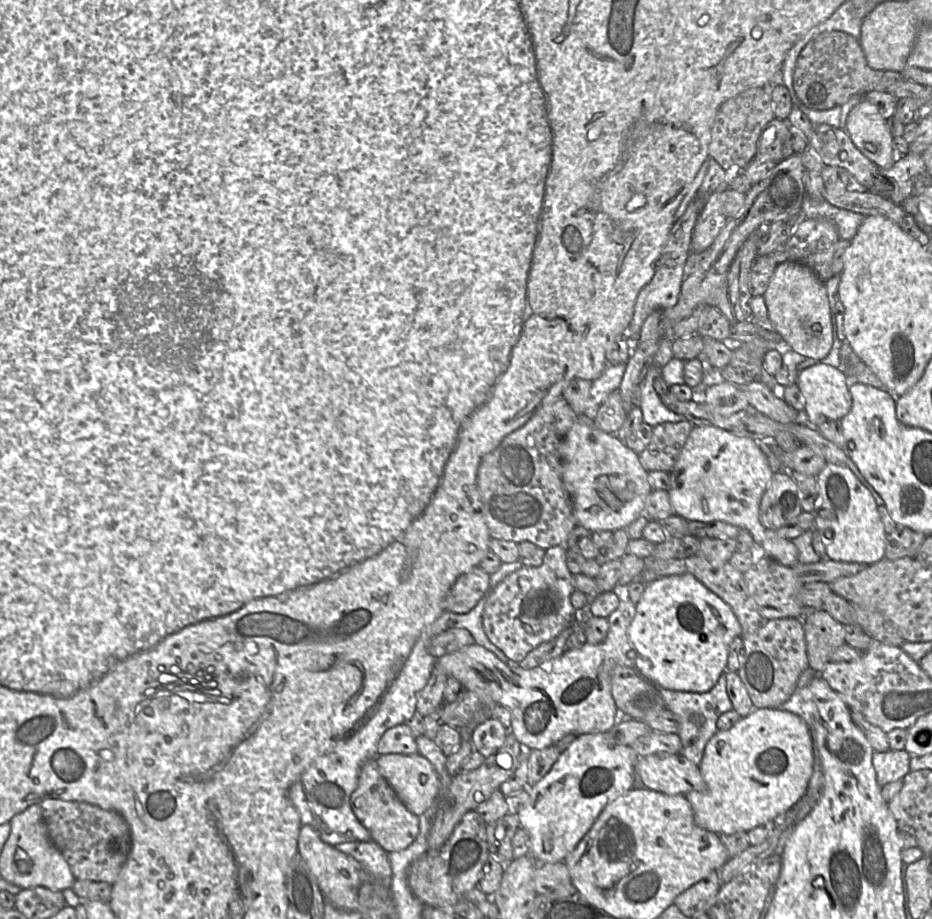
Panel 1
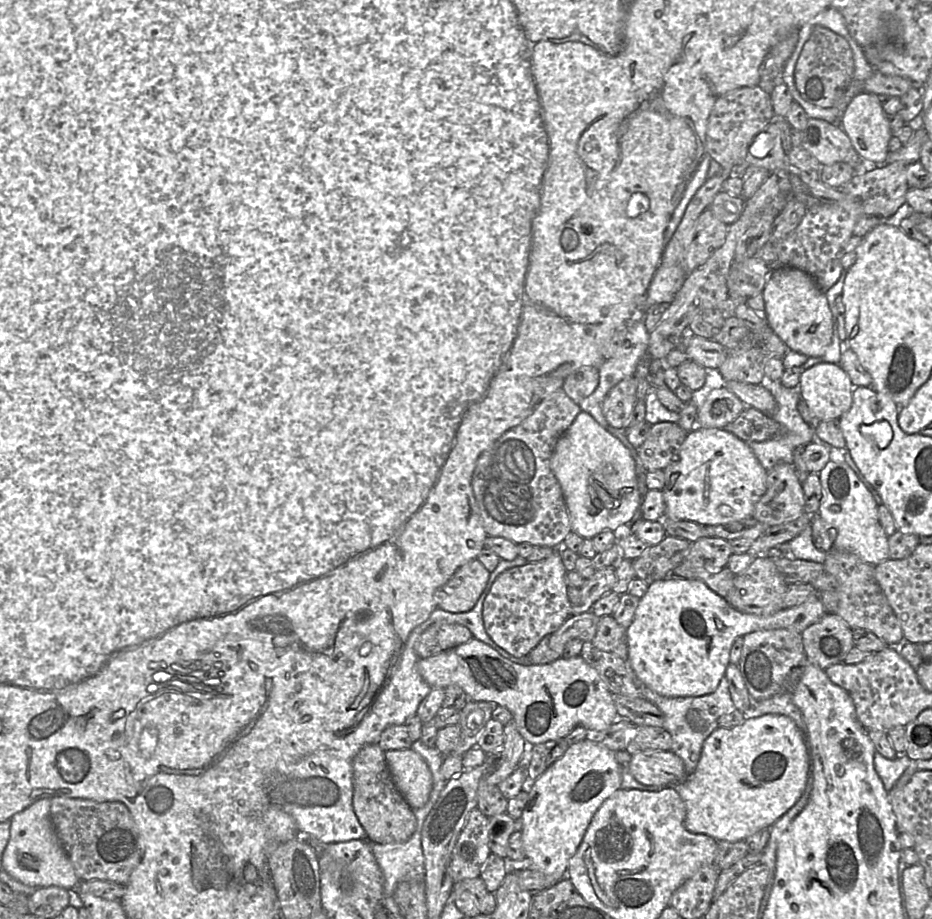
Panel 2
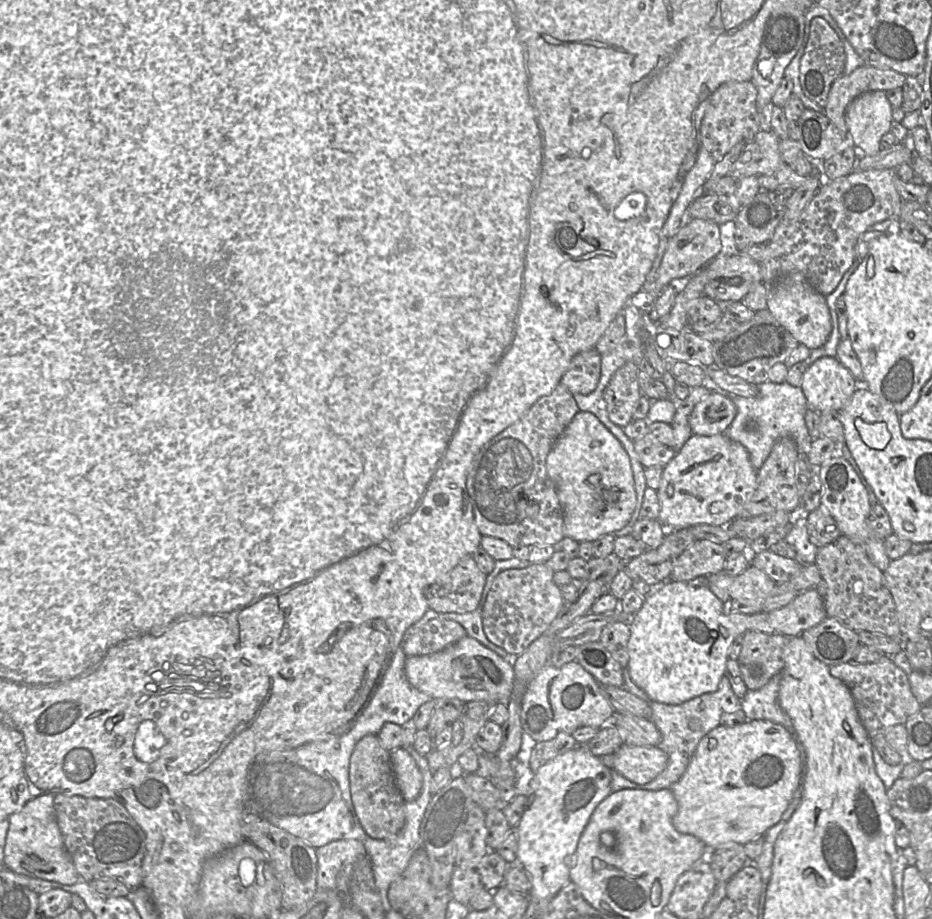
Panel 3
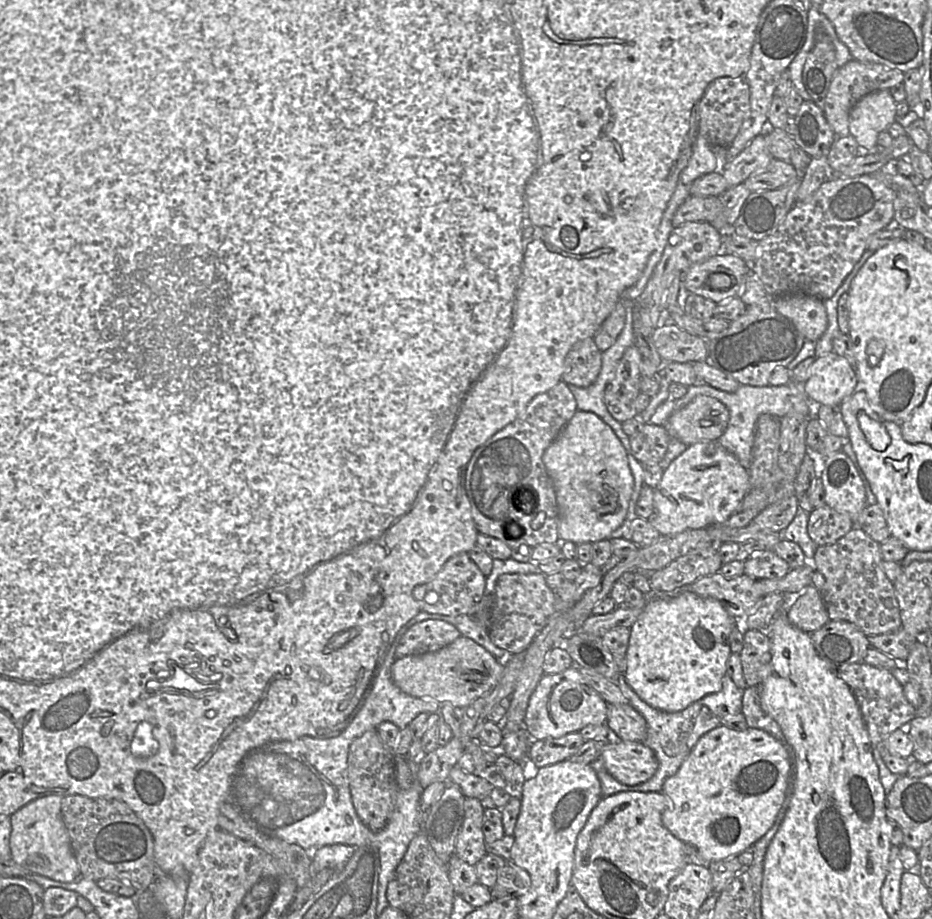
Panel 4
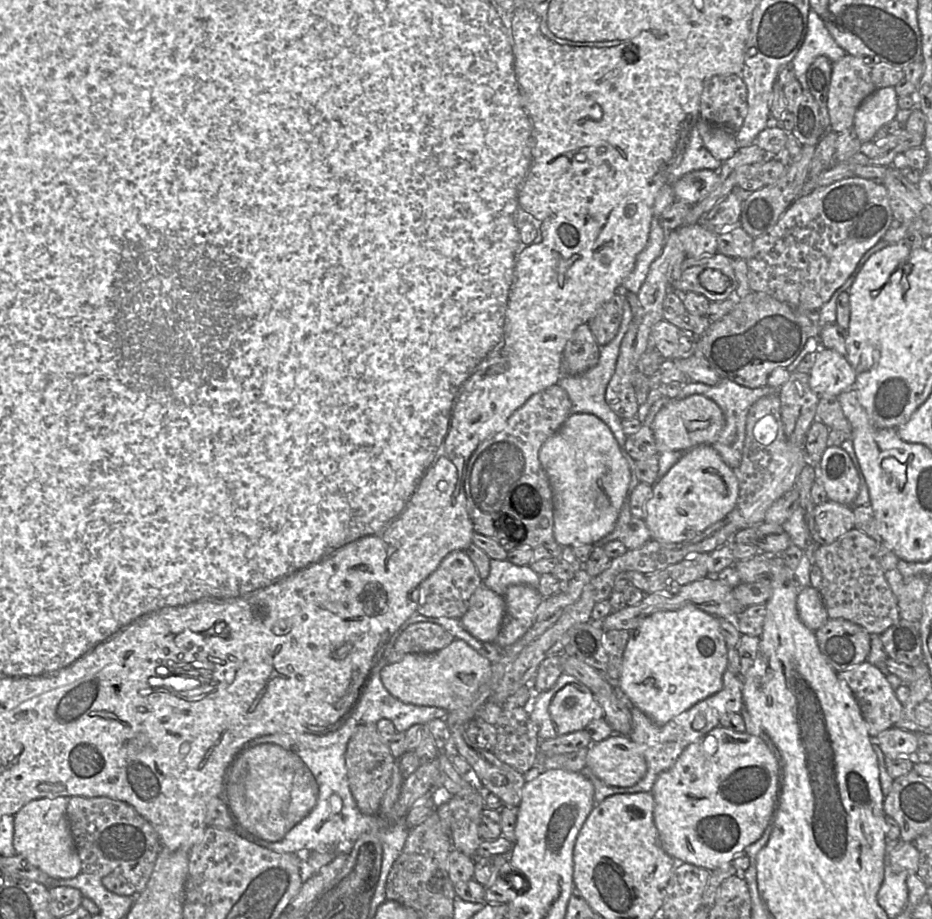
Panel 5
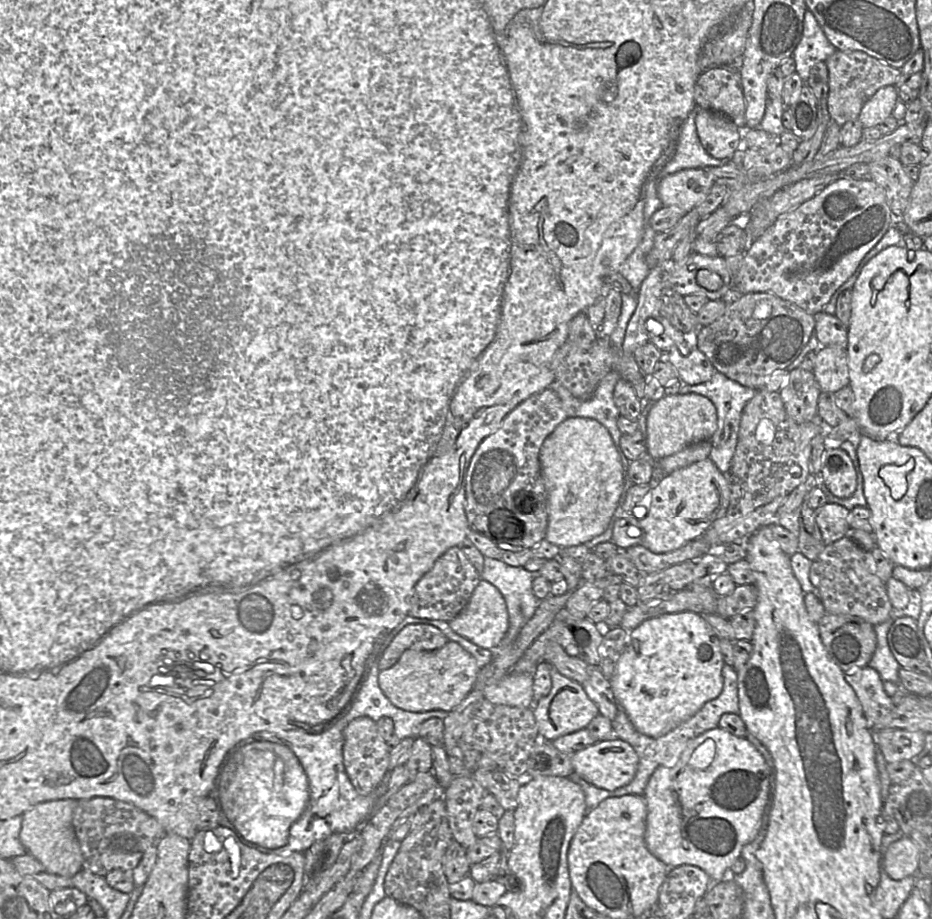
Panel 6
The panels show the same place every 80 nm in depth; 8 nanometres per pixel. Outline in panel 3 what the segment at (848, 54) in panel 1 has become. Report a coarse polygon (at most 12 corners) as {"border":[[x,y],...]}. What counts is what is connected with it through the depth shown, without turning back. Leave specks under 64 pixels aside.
{"border":[[812,20],[800,62],[804,94],[825,109],[844,74],[842,41]]}

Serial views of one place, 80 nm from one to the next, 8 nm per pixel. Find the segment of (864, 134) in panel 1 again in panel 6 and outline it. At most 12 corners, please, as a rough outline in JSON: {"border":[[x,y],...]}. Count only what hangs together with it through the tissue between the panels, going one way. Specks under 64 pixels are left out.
{"border":[[880,88],[858,119],[875,127],[892,115],[899,90]]}

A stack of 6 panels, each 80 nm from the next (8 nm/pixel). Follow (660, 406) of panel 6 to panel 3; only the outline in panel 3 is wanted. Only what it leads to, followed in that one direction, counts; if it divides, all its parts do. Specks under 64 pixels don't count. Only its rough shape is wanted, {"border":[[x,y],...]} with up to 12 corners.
{"border":[[711,392],[689,417],[692,434],[724,434],[737,413],[726,395]]}

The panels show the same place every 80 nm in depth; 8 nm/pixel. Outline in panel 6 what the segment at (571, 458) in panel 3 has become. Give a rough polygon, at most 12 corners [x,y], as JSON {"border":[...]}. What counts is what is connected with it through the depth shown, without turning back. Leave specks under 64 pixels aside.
{"border":[[568,417],[544,440],[545,539],[607,529],[623,484],[608,429]]}

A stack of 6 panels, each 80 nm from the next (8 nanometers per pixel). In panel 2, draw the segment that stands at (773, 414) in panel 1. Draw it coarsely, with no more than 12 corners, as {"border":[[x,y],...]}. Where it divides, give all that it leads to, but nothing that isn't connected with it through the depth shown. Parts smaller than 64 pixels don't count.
{"border":[[725,381],[725,387],[746,406],[766,415],[777,409],[762,384]]}

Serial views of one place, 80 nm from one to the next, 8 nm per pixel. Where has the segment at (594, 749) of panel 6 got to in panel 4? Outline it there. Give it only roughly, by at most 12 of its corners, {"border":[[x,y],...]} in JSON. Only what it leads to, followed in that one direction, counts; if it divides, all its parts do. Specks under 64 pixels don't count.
{"border":[[610,740],[598,758],[614,779],[646,782],[659,766],[643,742]]}

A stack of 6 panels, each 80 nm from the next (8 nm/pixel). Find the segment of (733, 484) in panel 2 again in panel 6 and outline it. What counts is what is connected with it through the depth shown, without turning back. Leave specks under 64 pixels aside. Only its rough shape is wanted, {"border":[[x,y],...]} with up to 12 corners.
{"border":[[710,458],[651,490],[641,545],[675,551],[723,517],[727,475]]}

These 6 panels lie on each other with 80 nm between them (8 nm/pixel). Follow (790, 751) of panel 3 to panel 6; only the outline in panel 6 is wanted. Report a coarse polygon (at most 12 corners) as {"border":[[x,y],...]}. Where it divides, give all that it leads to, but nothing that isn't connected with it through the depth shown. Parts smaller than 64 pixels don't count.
{"border":[[720,727],[658,766],[647,849],[713,883],[759,833],[771,769]]}

